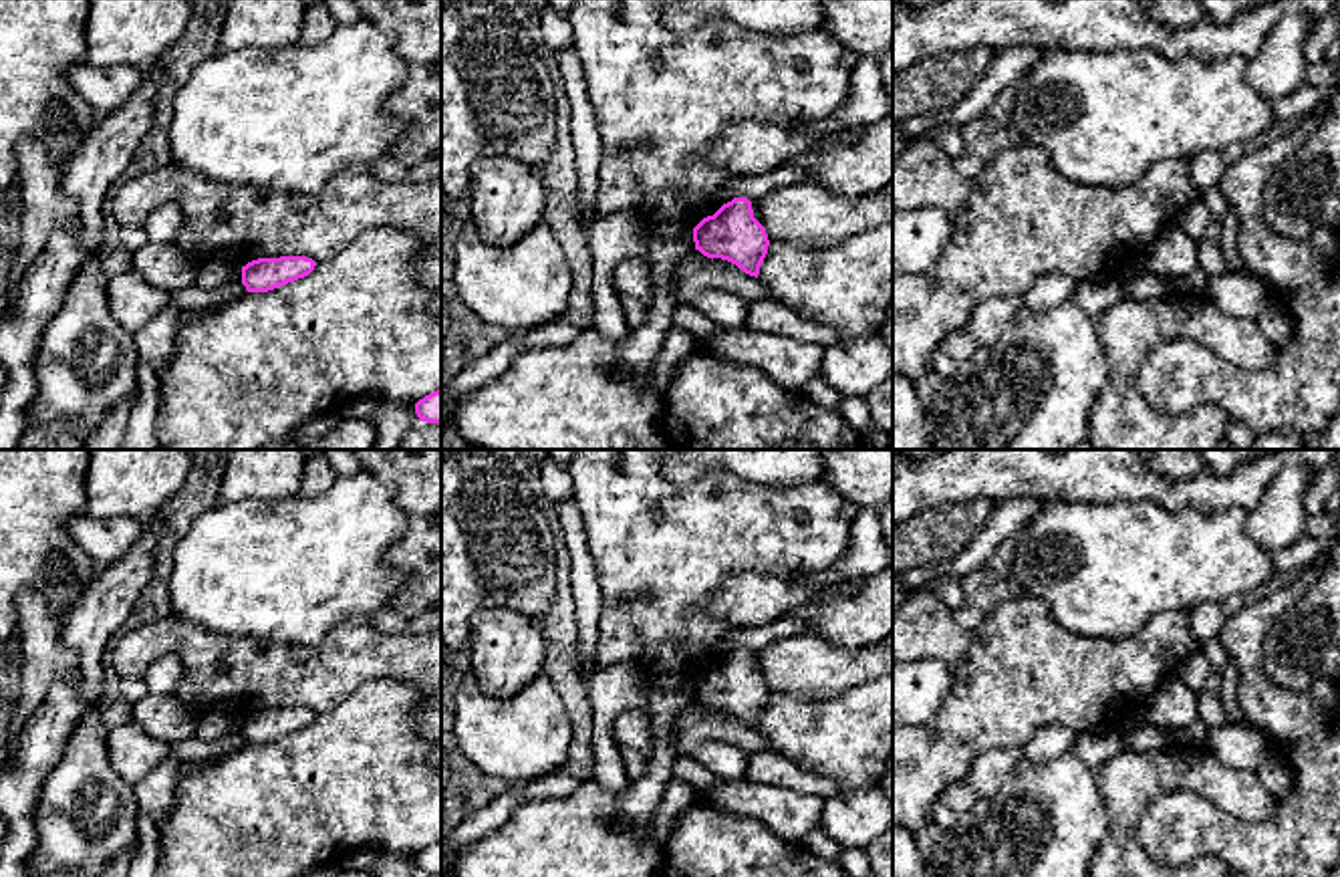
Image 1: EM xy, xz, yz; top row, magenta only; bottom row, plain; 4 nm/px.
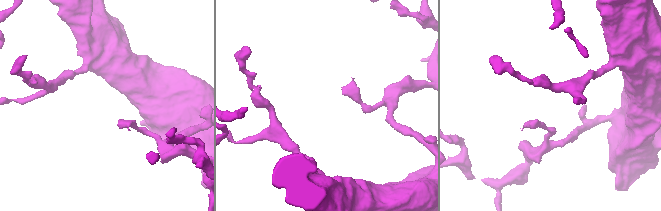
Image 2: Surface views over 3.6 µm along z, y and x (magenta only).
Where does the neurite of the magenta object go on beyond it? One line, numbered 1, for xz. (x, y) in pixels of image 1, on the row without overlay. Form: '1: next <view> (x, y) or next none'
1: next none

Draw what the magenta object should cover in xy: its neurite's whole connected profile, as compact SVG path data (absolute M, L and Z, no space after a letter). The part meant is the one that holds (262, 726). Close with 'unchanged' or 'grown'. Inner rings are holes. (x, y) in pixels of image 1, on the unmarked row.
M306 708L258 710L242 718L242 736L248 744L268 744L308 728L314 718Z; unchanged

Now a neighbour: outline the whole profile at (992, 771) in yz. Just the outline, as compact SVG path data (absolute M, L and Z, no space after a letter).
M991 748L979 754L967 774L977 798L993 798L1012 778L1022 762L1024 750Z

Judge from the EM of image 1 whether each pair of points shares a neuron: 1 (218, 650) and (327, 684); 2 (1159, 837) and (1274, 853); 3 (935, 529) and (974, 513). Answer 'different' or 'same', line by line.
1: same
2: same
3: same

